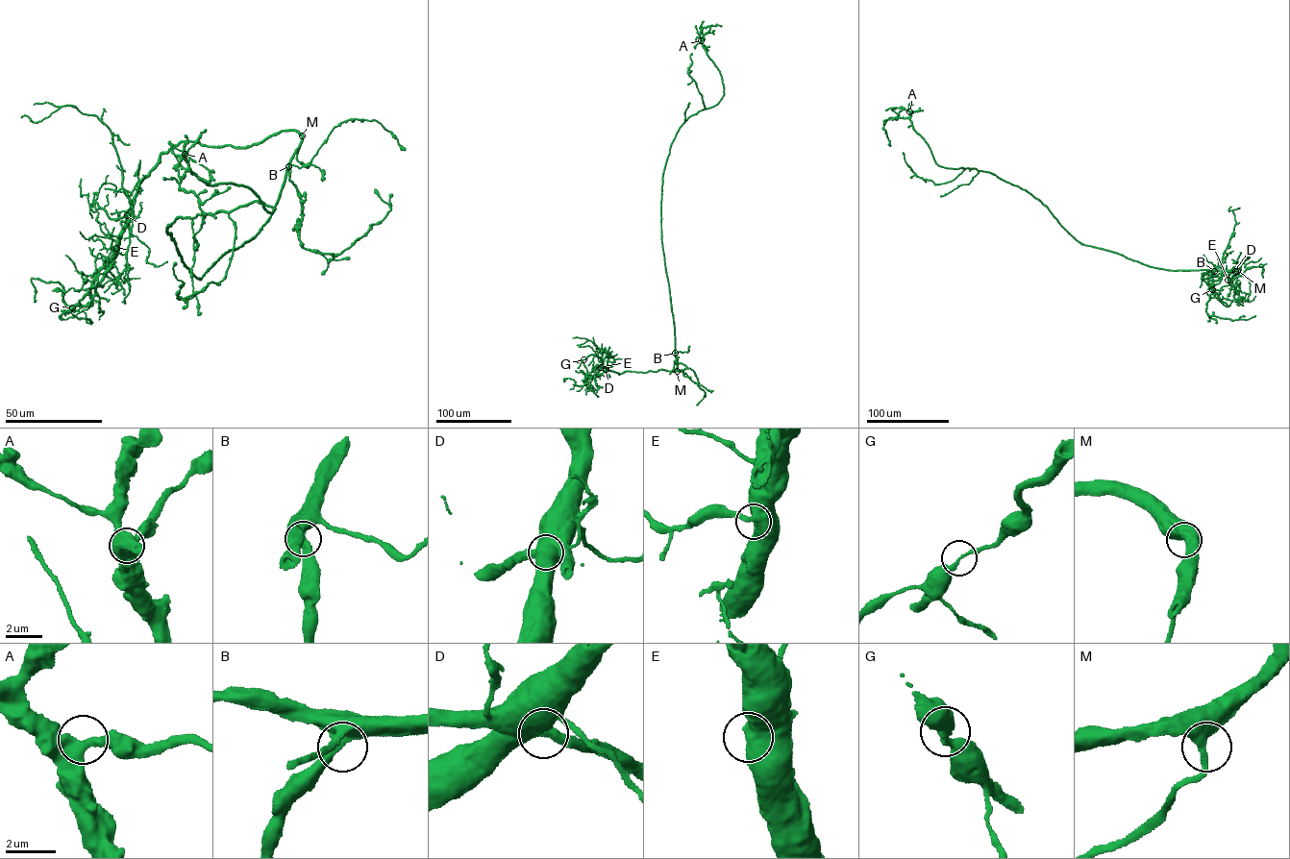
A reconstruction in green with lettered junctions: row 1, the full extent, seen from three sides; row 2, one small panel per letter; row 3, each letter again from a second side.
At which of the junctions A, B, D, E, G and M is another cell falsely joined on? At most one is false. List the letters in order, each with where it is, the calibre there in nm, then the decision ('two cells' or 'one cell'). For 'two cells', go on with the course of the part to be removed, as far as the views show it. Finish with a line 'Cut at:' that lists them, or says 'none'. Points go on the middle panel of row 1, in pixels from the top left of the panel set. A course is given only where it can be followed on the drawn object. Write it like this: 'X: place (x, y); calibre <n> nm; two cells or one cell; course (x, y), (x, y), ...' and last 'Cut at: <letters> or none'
A: place (701, 40); calibre 500 nm; one cell
B: place (675, 353); calibre 500 nm; one cell
D: place (606, 369); calibre 550 nm; one cell
E: place (601, 367); calibre 480 nm; one cell
G: place (583, 359); calibre 200 nm; one cell
M: place (677, 371); calibre 440 nm; one cell
Cut at: none

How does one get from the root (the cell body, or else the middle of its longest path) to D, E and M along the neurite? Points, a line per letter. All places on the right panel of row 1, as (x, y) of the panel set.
D: (1103, 249), (1151, 266), (1178, 270), (1236, 270), (1244, 263), (1247, 255), (1249, 257), (1235, 271)
E: (1103, 249), (1151, 266), (1178, 270), (1236, 270), (1244, 263), (1247, 255), (1249, 257), (1230, 273), (1227, 280)
M: (1103, 249), (1166, 269), (1237, 271)

